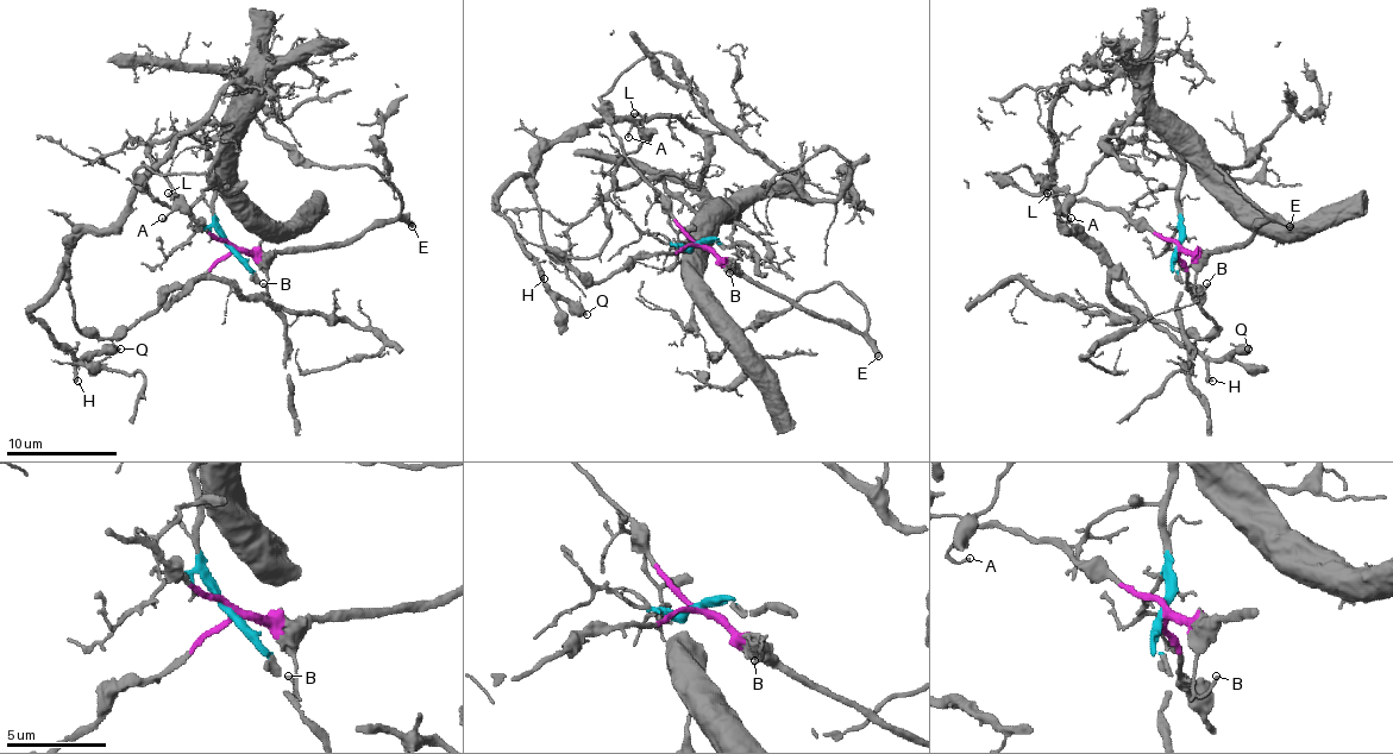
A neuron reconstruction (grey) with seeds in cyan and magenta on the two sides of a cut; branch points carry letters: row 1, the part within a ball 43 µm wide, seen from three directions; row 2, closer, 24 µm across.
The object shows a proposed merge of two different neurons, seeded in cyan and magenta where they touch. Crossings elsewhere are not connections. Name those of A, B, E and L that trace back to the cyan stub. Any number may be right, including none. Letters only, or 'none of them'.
A, L

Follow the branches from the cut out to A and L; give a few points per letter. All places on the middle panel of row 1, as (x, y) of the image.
A: (698, 243), (676, 246), (696, 215), (657, 180), (615, 182), (615, 168), (640, 143), (634, 126), (629, 138)
L: (698, 243), (676, 246), (696, 215), (657, 180), (615, 182), (615, 168), (642, 138), (634, 113)

